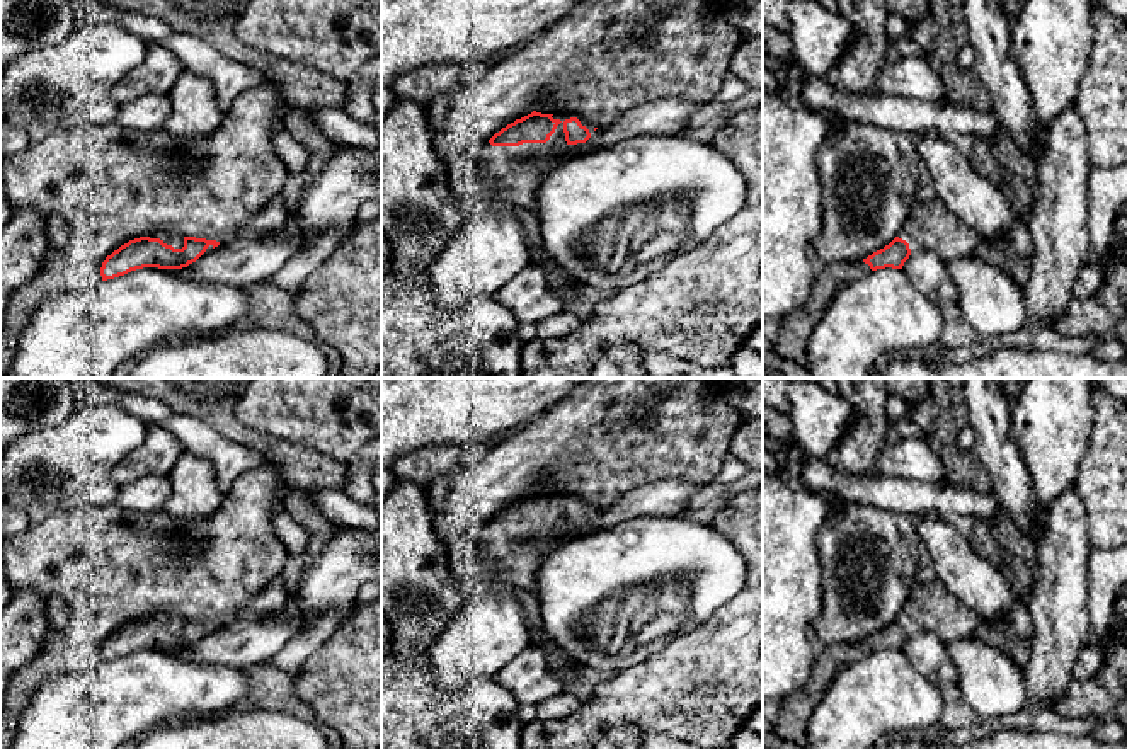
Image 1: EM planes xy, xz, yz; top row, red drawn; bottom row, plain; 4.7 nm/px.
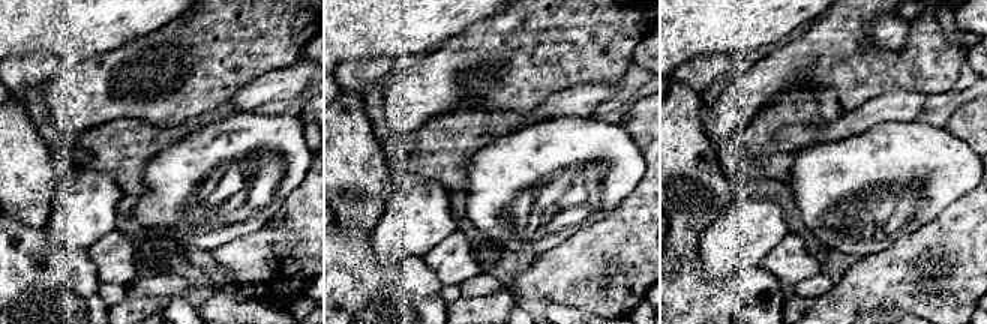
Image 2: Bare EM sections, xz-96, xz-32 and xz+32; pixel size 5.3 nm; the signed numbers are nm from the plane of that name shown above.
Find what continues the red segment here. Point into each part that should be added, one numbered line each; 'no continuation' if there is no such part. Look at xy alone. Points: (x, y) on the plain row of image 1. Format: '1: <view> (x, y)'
1: xy (176, 622)

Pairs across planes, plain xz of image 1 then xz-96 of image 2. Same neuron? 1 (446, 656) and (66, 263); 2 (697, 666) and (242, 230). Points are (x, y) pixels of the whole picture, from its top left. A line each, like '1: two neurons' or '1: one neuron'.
1: two neurons
2: two neurons

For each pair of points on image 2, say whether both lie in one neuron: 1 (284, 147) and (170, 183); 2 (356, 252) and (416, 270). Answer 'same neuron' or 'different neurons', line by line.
1: same neuron
2: same neuron

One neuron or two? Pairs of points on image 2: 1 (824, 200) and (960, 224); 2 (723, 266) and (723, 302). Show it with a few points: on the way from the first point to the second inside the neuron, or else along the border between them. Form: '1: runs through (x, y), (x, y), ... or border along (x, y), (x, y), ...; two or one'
1: border along (960, 197), (932, 219), (902, 236); two
2: border along (698, 255), (705, 278), (726, 278), (756, 264); two

